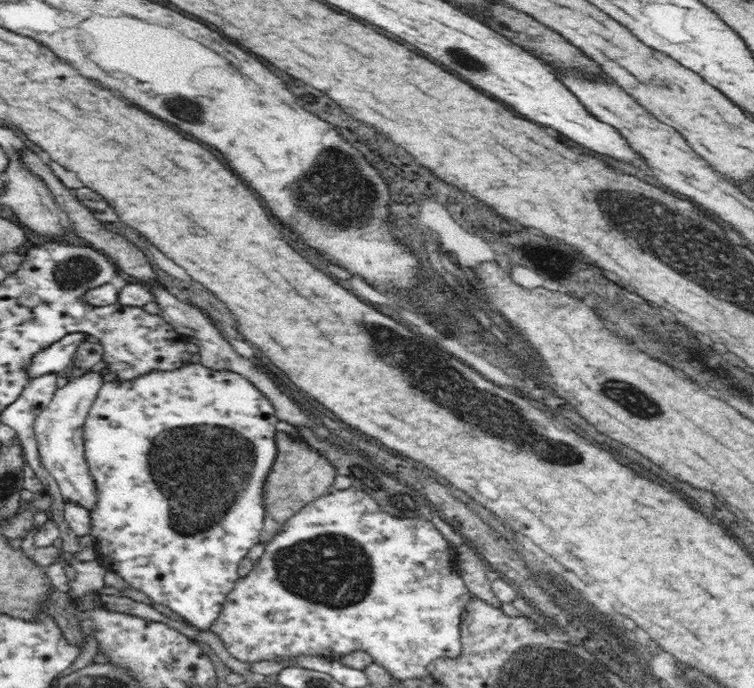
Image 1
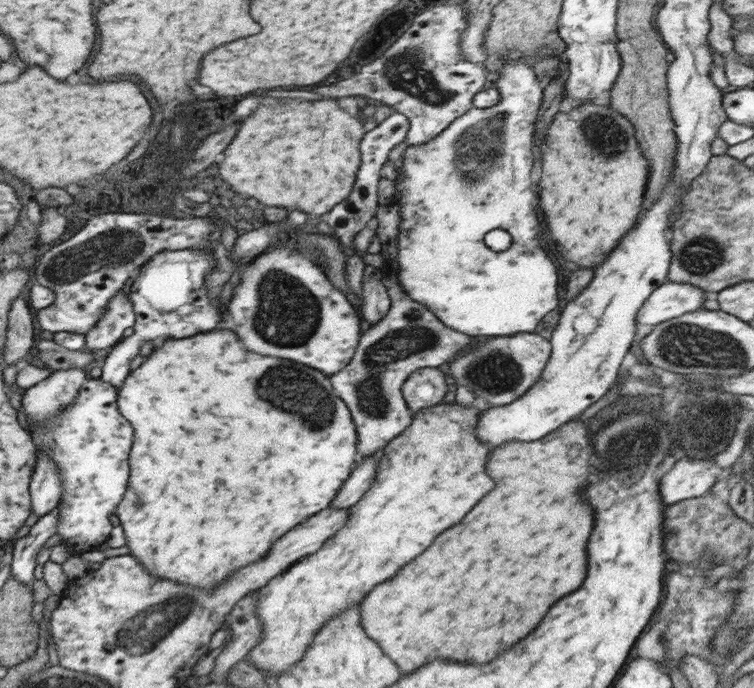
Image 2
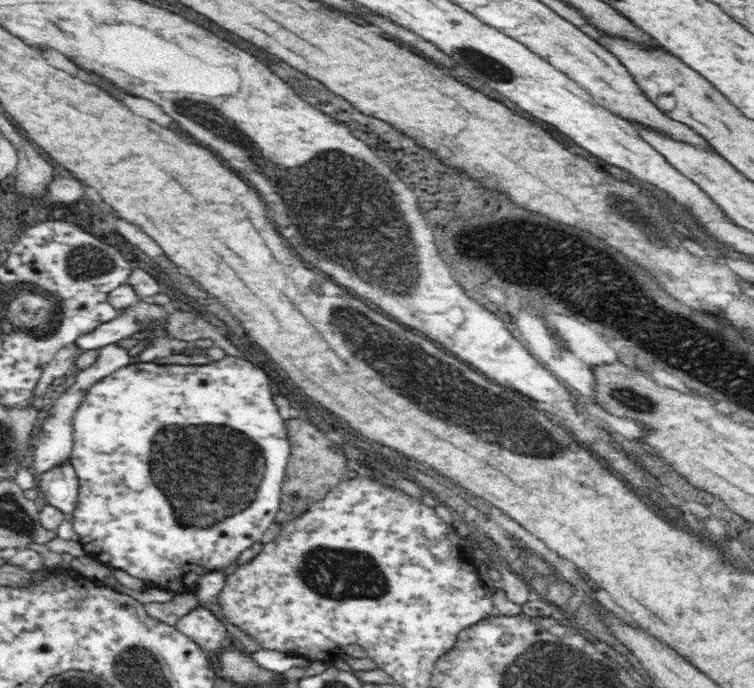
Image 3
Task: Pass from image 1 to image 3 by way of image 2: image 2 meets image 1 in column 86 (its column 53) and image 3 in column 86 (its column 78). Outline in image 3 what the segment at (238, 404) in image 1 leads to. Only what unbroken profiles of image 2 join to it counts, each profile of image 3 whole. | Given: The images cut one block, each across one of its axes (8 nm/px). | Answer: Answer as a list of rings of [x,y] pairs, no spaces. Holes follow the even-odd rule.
[[[225,356],[214,364],[207,365],[158,365],[146,362],[132,362],[102,378],[88,391],[88,396],[78,405],[73,414],[73,445],[71,466],[79,480],[78,500],[75,504],[71,524],[84,550],[114,568],[126,570],[130,576],[140,580],[152,580],[158,586],[168,588],[176,594],[188,594],[196,588],[204,572],[220,570],[230,566],[240,552],[260,541],[268,526],[275,522],[281,506],[282,482],[289,464],[290,444],[288,444],[285,420],[274,404],[273,388],[266,372],[246,359]]]

